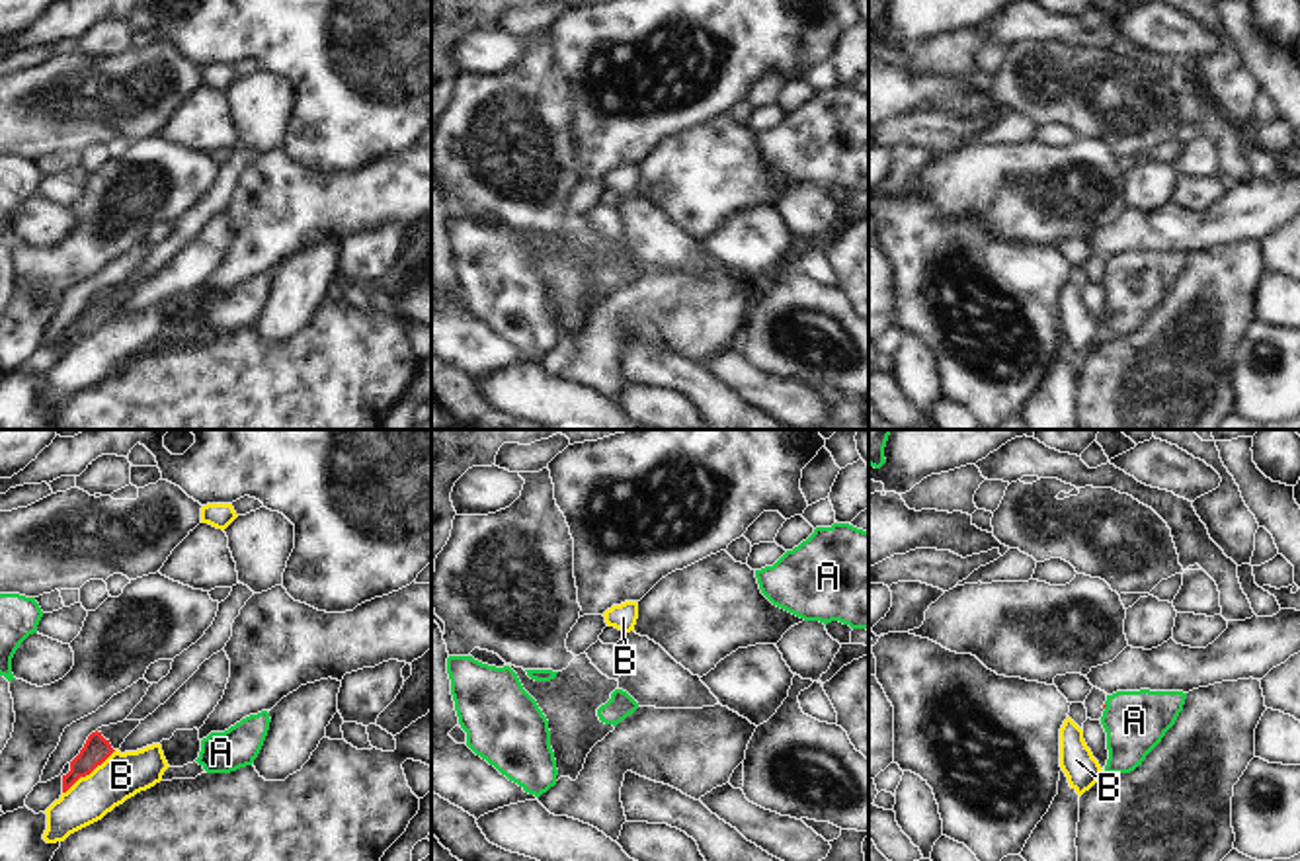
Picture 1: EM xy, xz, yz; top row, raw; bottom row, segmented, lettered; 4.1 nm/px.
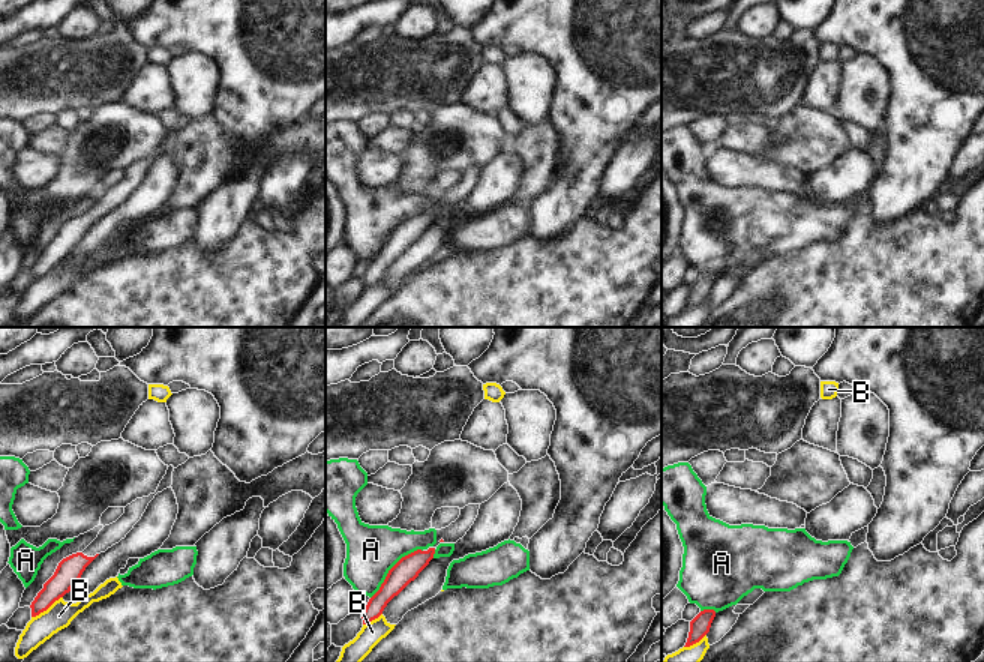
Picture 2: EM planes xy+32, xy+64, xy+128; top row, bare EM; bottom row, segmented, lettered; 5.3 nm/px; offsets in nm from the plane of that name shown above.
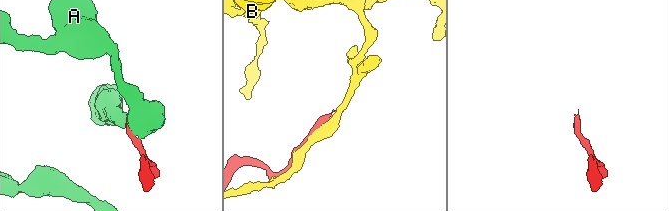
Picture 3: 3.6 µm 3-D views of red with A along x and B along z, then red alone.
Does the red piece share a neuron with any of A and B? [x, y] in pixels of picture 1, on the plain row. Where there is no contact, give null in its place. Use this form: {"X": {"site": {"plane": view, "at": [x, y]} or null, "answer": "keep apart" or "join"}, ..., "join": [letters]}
{"A": {"site": null, "answer": "keep apart"}, "B": {"site": {"plane": "xy", "at": [88, 336]}, "answer": "keep apart"}, "join": []}

